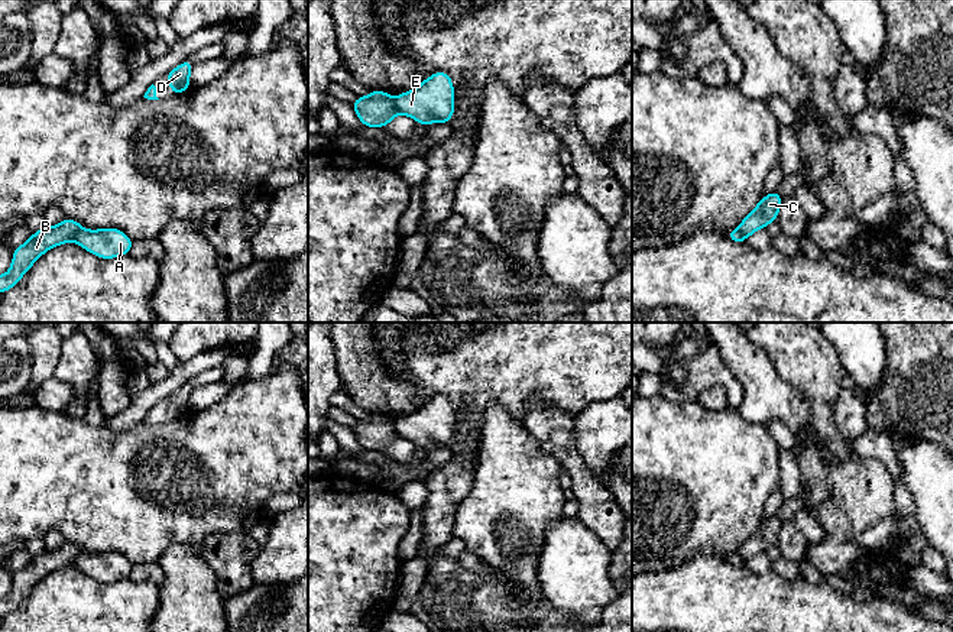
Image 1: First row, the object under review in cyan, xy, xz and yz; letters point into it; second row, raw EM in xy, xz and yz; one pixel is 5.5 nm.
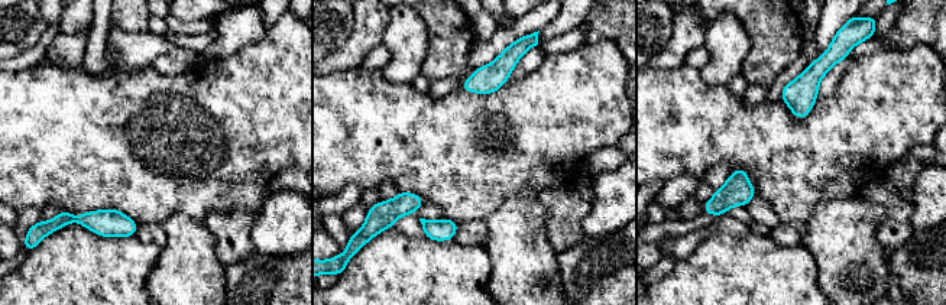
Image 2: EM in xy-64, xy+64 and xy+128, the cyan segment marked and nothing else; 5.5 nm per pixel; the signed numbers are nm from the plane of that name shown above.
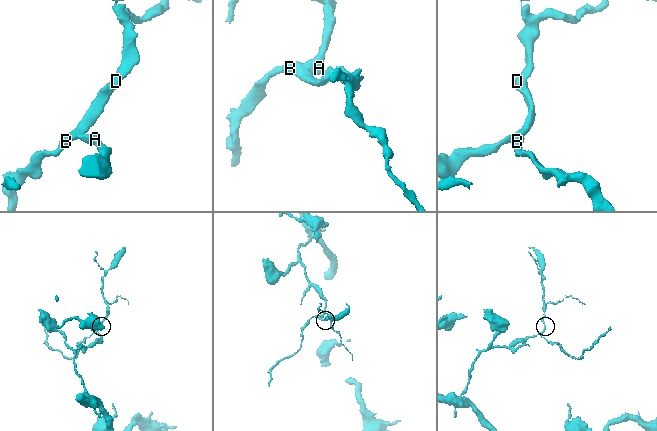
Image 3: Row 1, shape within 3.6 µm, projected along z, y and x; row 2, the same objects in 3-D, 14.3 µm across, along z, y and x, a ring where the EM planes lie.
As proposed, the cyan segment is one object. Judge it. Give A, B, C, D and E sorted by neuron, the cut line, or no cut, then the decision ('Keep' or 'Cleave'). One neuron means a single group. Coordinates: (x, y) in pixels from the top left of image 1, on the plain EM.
Groups: A E / B C D. Split along xz (392, 423), (399, 436). Cleave

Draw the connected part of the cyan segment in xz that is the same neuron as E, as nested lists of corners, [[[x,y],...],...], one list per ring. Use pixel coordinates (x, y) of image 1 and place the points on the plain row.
[[[435,396],[414,414],[393,422],[399,437],[427,447],[448,447],[454,438],[454,411],[447,396]]]

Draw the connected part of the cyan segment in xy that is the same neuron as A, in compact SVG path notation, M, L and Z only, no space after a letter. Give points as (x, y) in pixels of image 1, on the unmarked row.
M81 552L72 563L82 573L103 583L129 578L133 564L119 552Z

